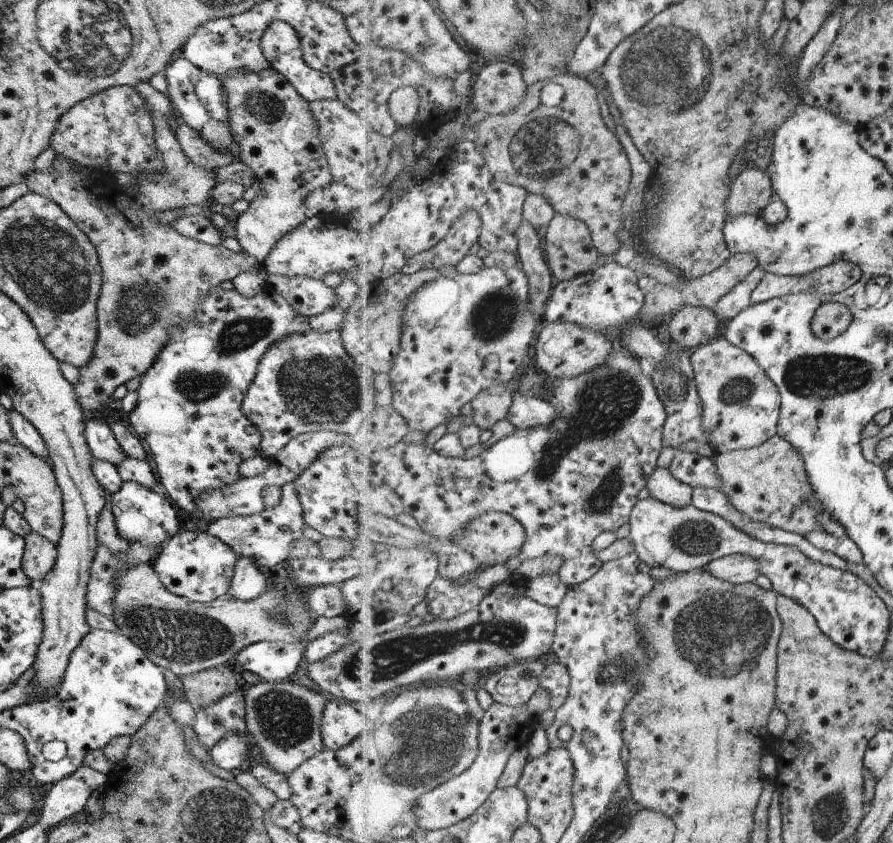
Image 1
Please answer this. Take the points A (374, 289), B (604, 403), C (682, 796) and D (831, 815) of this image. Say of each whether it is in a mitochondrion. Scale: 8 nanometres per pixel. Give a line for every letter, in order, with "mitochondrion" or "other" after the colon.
A: other
B: mitochondrion
C: other
D: mitochondrion

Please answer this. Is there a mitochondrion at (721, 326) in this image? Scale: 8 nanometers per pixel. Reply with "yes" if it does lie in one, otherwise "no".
no

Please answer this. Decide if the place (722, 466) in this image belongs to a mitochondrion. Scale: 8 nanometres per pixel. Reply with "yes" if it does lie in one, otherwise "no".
no

